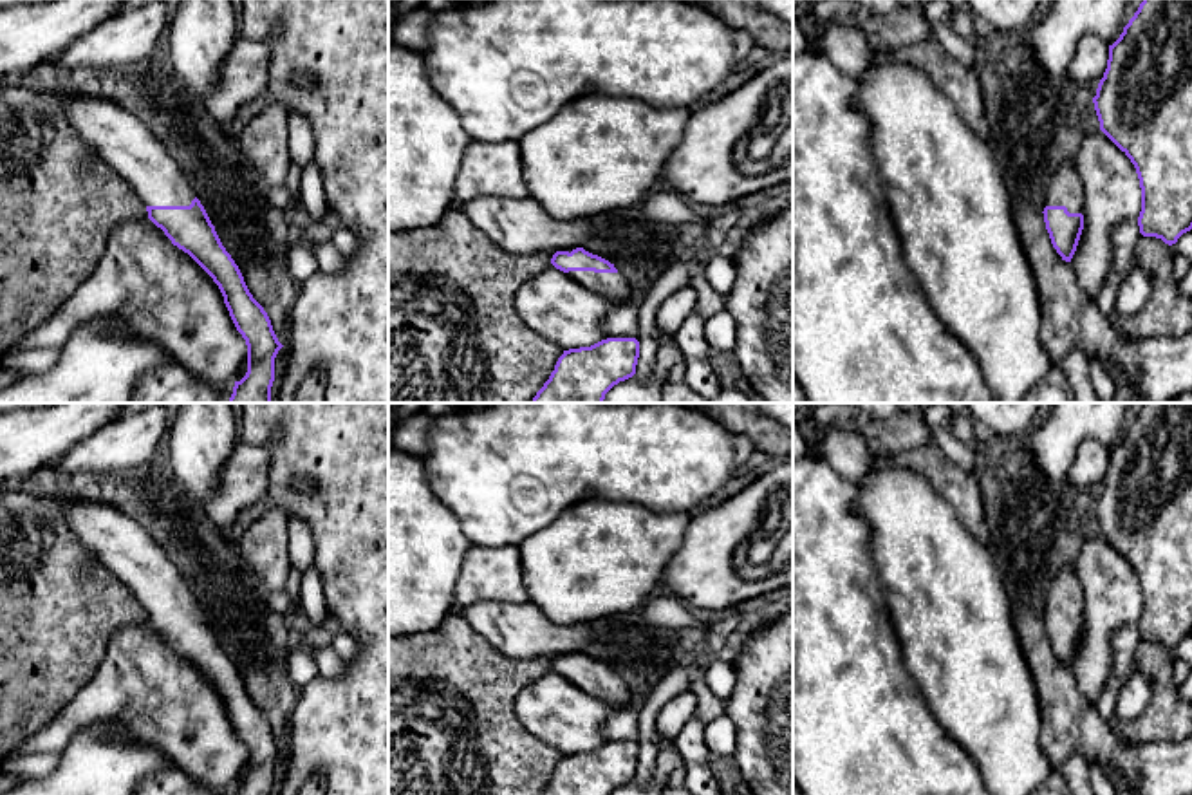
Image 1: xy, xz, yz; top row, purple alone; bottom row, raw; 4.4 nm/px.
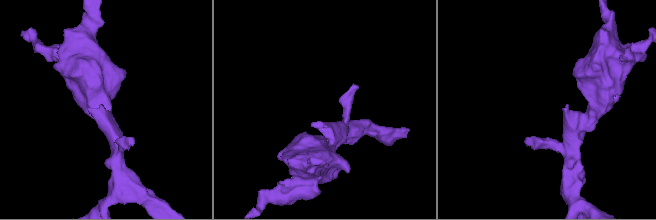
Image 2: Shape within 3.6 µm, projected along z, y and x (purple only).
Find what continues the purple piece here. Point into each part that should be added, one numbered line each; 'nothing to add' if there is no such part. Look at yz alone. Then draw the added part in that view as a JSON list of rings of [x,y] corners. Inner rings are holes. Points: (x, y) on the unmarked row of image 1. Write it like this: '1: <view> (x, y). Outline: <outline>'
1: yz (1064, 593). Outline: [[[1062,567],[1049,582],[1046,611],[1066,611],[1069,618],[1084,620],[1084,594],[1075,567]]]

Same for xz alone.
1: xz (613, 691). Outline: [[[569,676],[567,678],[580,690],[610,703],[612,706],[629,708],[629,688],[625,681],[618,678],[594,678],[594,676]]]

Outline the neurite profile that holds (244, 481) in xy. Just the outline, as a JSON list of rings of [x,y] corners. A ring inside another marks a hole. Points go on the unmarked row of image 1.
[[[237,443],[222,468],[217,491],[202,502],[213,524],[228,531],[238,515],[265,497],[269,486],[271,454],[265,446]]]

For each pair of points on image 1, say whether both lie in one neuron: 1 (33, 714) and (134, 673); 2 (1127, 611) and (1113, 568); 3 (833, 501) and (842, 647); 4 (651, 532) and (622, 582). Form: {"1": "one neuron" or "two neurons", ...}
{"1": "two neurons", "2": "one neuron", "3": "one neuron", "4": "one neuron"}

